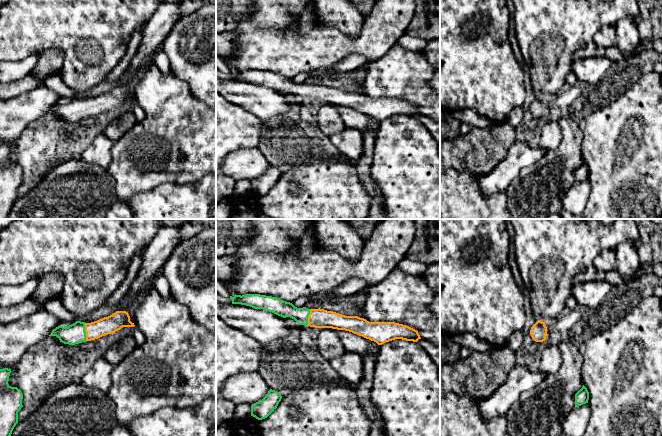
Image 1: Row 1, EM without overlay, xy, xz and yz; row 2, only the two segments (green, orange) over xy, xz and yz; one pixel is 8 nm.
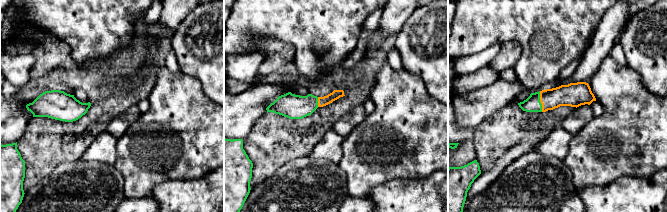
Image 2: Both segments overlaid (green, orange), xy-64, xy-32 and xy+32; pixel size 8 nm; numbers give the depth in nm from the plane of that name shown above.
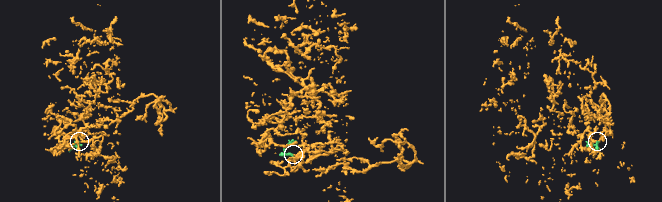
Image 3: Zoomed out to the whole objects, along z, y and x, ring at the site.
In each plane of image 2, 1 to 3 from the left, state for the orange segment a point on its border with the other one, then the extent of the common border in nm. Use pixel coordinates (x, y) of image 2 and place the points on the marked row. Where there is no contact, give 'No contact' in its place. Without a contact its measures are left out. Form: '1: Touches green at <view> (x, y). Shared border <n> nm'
1: No contact
2: Touches green at xy-32 (317, 102). Shared border 80 nm
3: Touches green at xy+32 (539, 101). Shared border 170 nm

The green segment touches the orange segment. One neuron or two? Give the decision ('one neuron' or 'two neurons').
one neuron

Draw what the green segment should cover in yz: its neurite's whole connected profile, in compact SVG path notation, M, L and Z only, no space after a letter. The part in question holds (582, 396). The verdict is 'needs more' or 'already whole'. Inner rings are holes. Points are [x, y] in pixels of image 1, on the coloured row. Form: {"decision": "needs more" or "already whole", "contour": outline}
{"decision": "already whole", "contour": "M583 385L582 388L575 394L575 407L588 403L589 392Z"}

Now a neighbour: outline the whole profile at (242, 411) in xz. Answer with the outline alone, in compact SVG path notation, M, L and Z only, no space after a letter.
M236 404L234 411L234 418L236 420L242 420L251 416L250 404Z

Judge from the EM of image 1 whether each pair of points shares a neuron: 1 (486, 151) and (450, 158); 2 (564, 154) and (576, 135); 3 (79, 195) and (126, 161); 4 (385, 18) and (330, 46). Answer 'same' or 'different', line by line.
1: same
2: same
3: different
4: same

